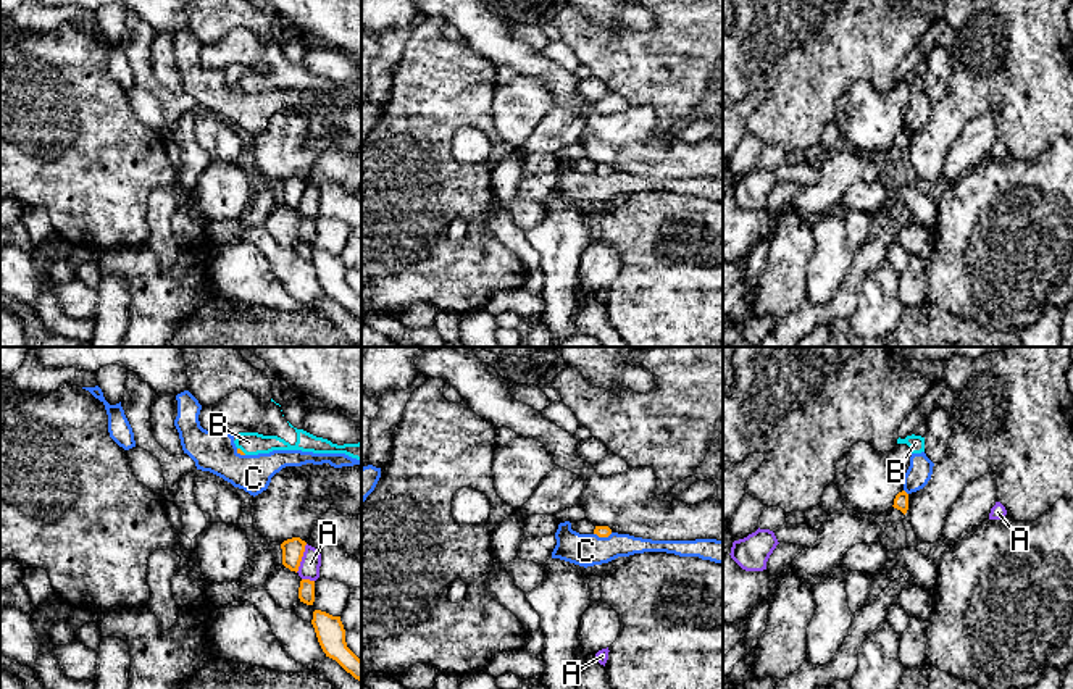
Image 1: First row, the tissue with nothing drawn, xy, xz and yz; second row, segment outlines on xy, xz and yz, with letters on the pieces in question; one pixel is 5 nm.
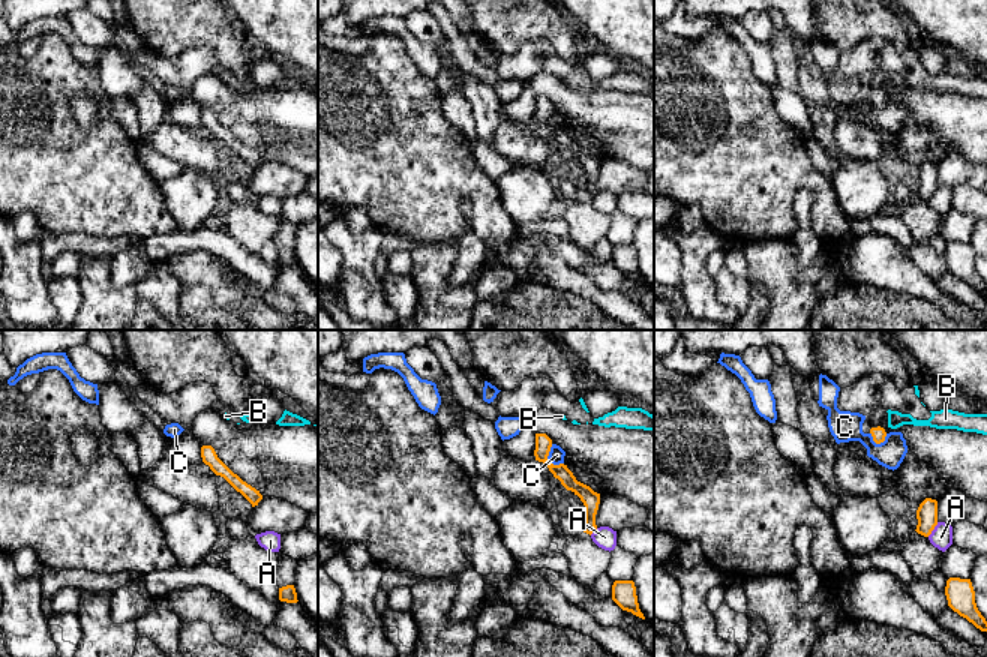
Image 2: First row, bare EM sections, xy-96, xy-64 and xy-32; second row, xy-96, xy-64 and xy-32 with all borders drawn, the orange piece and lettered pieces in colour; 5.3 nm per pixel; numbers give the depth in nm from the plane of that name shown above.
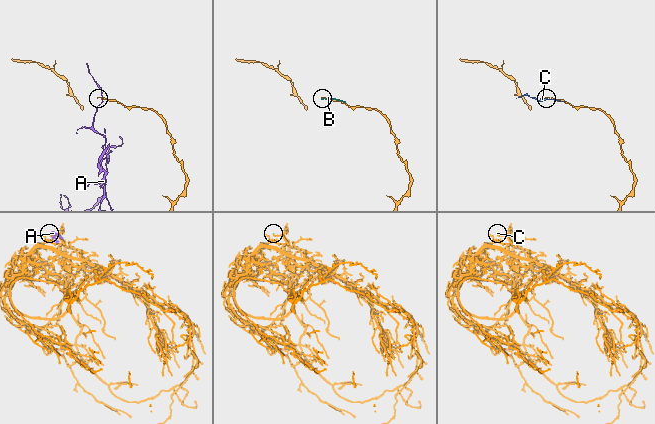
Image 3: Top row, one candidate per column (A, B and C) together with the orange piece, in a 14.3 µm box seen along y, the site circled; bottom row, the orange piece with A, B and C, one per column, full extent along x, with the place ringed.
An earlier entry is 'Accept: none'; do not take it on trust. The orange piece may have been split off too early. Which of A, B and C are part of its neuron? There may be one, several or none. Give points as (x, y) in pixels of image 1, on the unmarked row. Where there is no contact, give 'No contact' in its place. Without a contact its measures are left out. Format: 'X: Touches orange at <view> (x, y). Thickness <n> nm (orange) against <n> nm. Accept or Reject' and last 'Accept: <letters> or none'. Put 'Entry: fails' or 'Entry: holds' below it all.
A: Touches orange at xy (300, 197). Thickness 110 nm (orange) against 100 nm. Reject
B: Touches orange at xy (241, 89). Thickness 20 nm (orange) against 110 nm. Reject
C: Touches orange at xz (602, 175). Thickness 60 nm (orange) against 160 nm. Reject
Accept: none
Entry: holds

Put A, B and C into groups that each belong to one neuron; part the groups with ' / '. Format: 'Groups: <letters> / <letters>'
Groups: A / B C

